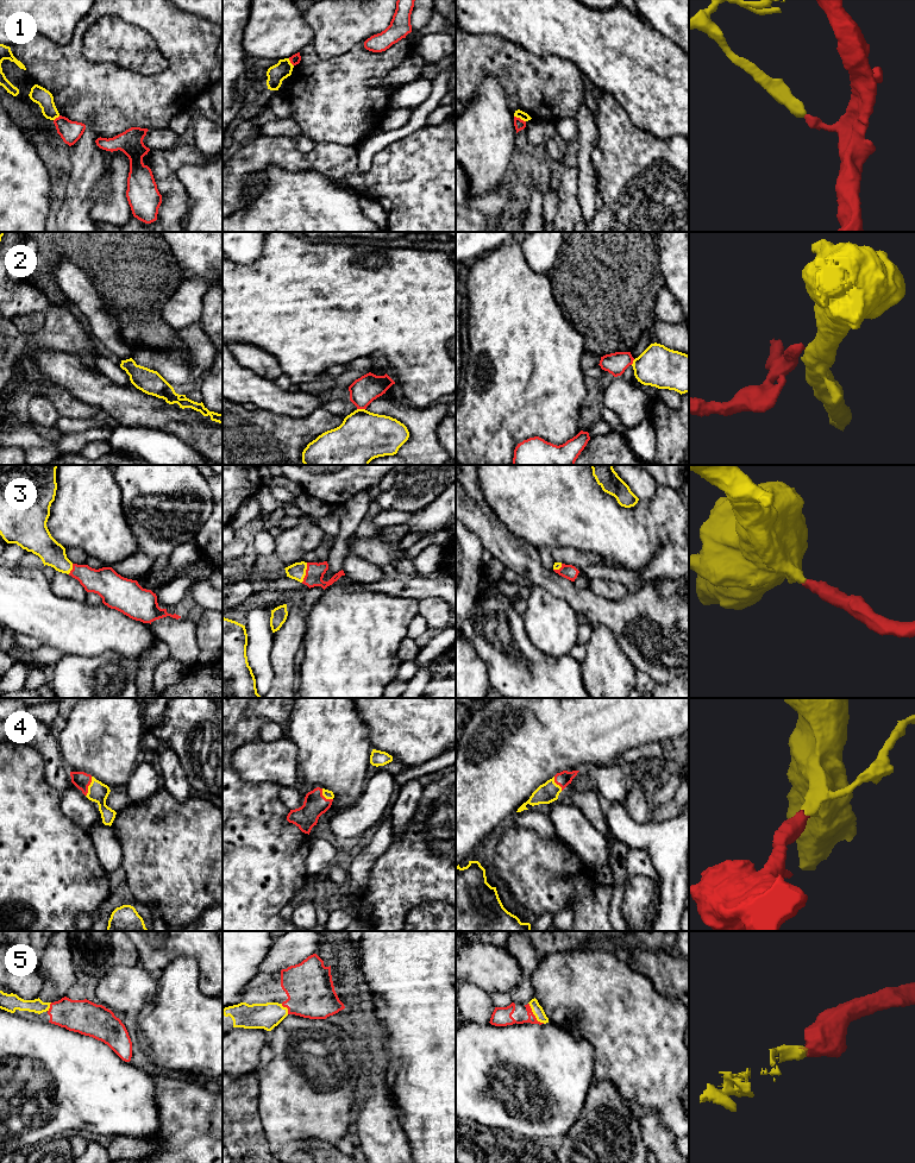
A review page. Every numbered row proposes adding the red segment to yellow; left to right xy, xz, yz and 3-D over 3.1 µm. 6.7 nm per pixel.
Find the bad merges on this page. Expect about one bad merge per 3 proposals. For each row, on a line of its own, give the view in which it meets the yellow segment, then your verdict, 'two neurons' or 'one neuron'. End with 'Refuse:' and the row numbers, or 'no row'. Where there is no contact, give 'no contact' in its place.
1: meets yellow in yz; two neurons
2: meets yellow in xz; two neurons
3: meets yellow in xz; one neuron
4: meets yellow in xy; one neuron
5: meets yellow in yz; one neuron
Refuse: 1, 2

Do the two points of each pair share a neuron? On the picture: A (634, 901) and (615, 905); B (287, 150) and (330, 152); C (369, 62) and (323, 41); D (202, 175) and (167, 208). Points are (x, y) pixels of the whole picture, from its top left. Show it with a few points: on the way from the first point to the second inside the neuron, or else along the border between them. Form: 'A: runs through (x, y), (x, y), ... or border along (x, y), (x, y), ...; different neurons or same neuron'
A: border along (625, 884), (621, 903), (622, 918); different neurons
B: runs through (298, 158), (319, 158); same neuron
C: border along (363, 41), (342, 54), (320, 58); different neurons
D: border along (187, 188), (188, 209), (182, 218); different neurons

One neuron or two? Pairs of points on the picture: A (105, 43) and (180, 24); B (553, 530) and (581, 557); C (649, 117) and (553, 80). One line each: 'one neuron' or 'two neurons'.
A: two neurons
B: two neurons
C: two neurons

